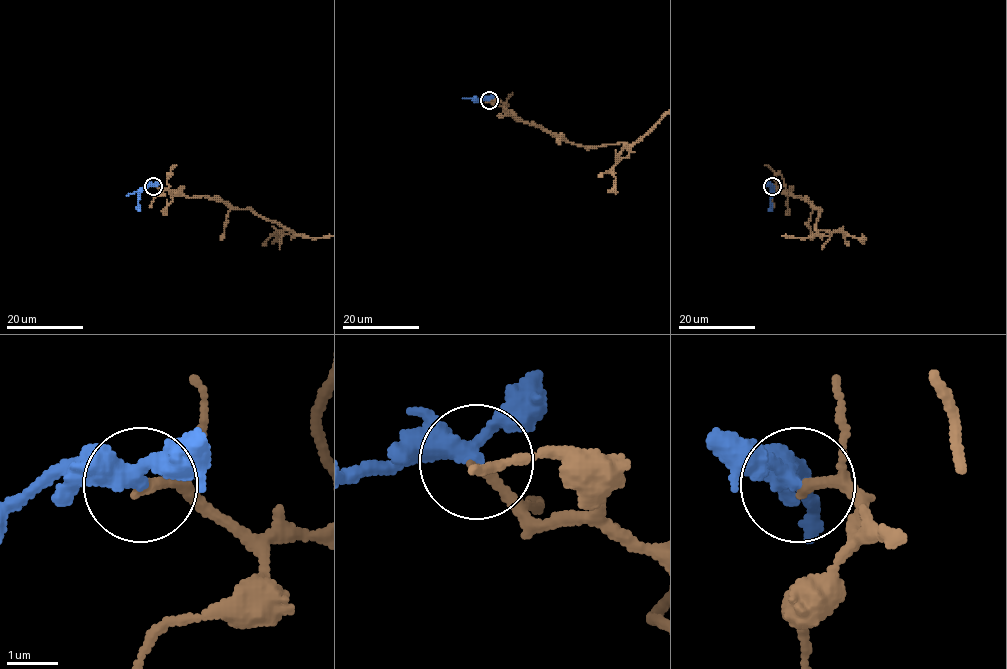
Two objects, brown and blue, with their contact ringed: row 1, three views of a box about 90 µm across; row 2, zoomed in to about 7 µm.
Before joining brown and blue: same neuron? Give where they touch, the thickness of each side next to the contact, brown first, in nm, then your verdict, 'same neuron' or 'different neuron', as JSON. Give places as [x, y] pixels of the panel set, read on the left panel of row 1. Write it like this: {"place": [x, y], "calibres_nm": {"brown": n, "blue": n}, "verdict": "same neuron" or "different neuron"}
{"place": [153, 186], "calibres_nm": {"brown": 150, "blue": 340}, "verdict": "same neuron"}

